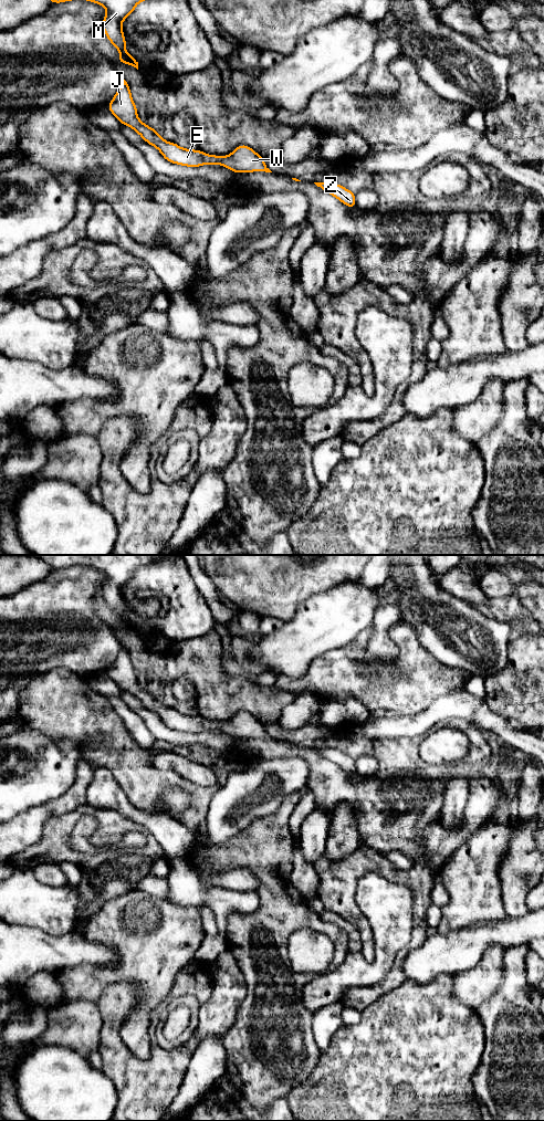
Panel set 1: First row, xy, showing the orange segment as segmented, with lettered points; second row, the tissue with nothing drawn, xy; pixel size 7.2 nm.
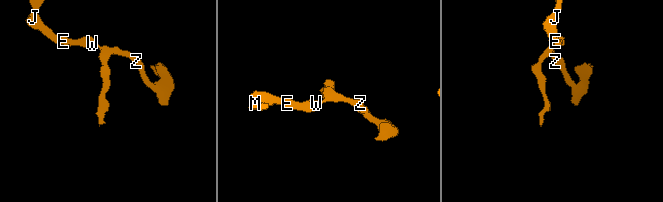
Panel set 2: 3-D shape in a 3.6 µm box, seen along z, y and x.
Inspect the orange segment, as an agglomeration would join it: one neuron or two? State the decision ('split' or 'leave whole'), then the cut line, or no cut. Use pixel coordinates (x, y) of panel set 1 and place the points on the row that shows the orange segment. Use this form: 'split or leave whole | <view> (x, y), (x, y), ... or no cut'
leave whole | no cut

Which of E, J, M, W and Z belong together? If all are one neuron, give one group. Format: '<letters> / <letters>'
E J M W Z

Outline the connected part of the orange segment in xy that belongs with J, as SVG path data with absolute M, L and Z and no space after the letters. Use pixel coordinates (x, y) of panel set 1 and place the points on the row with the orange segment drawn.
M123 83L107 105L111 113L123 125L134 129L149 145L157 148L163 157L169 163L187 167L200 167L206 164L221 165L234 174L265 171L272 172L264 163L264 158L247 145L238 146L230 155L208 155L196 149L187 149L176 143L169 143L159 136L154 128L143 123L137 115L137 107L134 104L128 83Z

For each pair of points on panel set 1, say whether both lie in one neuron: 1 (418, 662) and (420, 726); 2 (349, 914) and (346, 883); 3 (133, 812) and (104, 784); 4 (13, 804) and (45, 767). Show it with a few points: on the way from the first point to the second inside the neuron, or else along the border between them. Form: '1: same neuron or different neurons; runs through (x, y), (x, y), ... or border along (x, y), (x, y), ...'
1: different neurons; border along (442, 697), (433, 700), (417, 713), (395, 718)
2: same neuron; runs through (346, 907), (346, 891)
3: same neuron; runs through (125, 806), (111, 792)
4: same neuron; runs through (22, 795), (41, 776)

